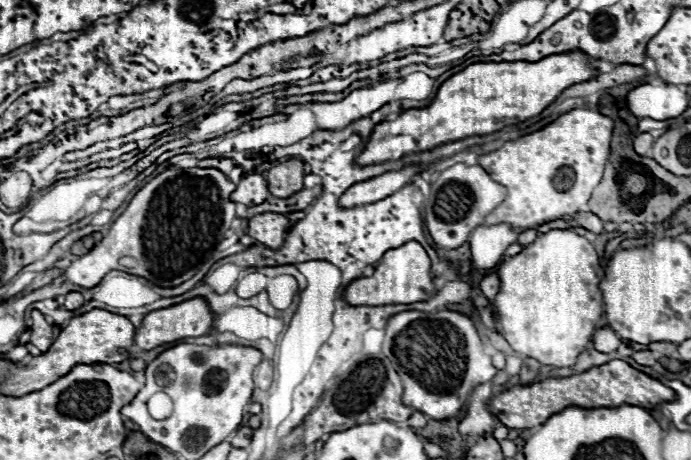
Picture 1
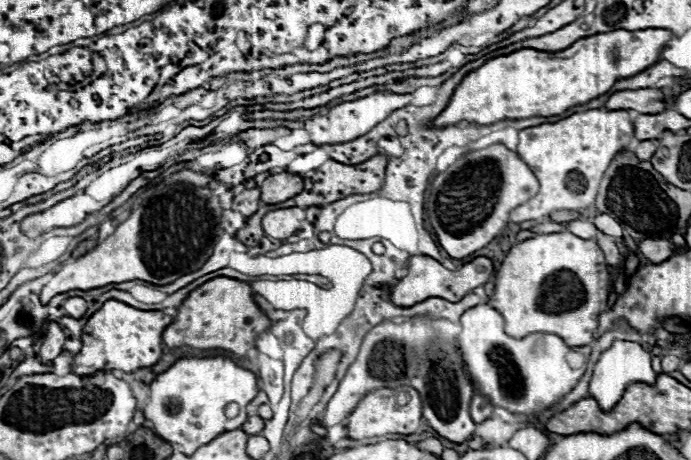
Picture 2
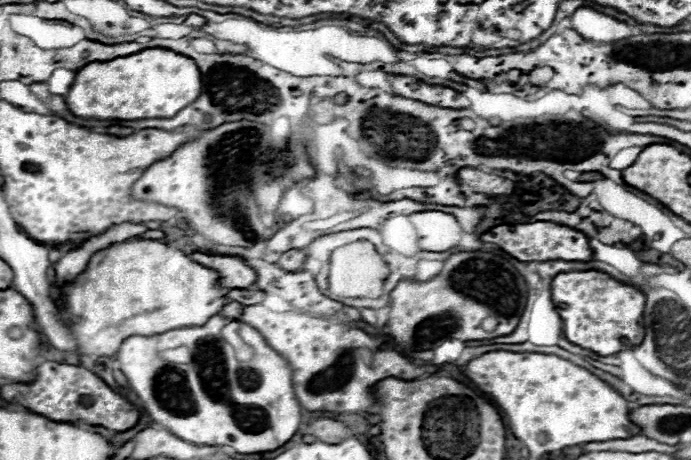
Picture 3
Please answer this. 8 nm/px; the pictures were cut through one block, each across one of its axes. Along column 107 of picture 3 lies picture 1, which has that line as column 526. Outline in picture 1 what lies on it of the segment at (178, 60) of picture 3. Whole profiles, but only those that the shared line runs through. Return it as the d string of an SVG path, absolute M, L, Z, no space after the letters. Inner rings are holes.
M566 52L566 54L554 54L538 62L480 62L464 68L462 72L450 76L436 92L434 100L426 108L410 108L404 110L396 120L384 120L374 126L370 140L366 142L360 156L356 156L358 166L370 166L370 164L382 164L388 160L400 160L402 156L414 154L414 152L426 152L446 142L456 142L468 136L480 136L480 134L492 134L496 130L502 130L504 126L512 126L518 122L524 122L532 116L538 116L544 108L548 108L556 96L572 86L580 84L584 80L590 80L594 76L594 68L590 66L590 58L582 52Z

